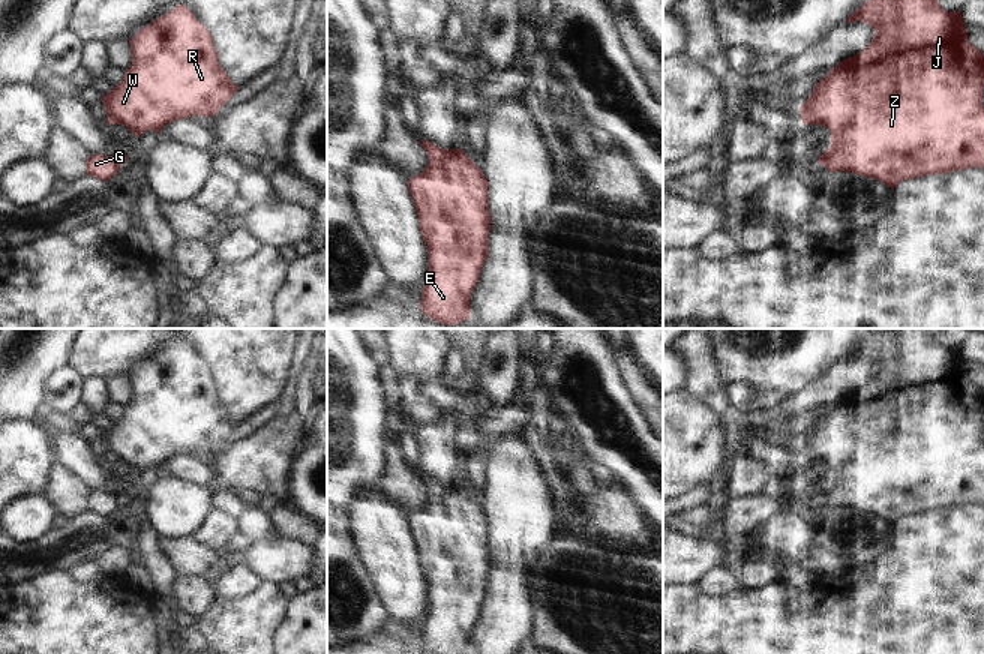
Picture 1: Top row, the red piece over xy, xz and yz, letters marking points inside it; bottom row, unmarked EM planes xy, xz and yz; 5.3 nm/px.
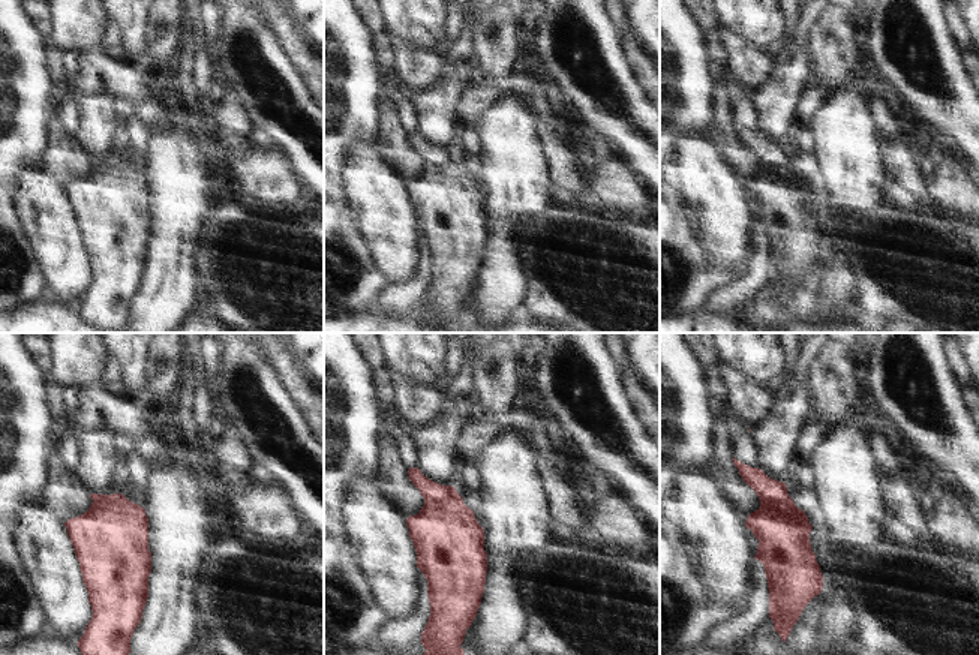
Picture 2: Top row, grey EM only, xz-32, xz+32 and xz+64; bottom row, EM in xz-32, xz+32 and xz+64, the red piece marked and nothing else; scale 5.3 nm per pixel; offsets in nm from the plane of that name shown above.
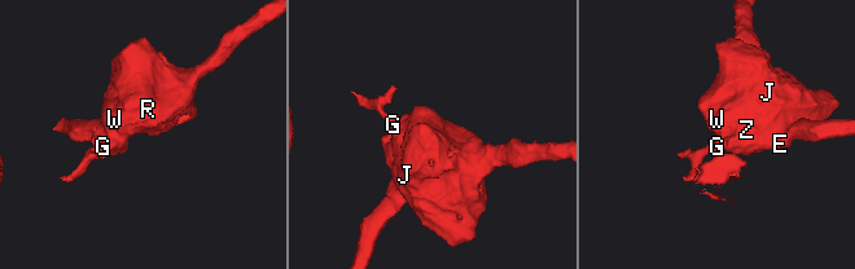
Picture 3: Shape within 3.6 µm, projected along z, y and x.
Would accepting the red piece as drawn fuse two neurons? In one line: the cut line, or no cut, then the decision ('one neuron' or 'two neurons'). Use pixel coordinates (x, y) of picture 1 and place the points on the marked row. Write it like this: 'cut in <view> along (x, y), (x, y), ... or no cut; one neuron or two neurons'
no cut; one neuron

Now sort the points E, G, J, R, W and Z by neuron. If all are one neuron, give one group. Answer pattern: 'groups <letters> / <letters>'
groups E G J R W Z

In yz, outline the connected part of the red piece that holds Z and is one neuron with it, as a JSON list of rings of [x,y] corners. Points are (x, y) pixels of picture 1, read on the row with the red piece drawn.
[[[867,0],[844,21],[866,22],[876,30],[870,45],[854,57],[840,62],[830,74],[816,84],[810,98],[800,106],[804,124],[820,124],[831,130],[831,146],[819,156],[819,165],[830,172],[848,171],[874,178],[894,189],[902,180],[920,178],[928,174],[946,174],[968,168],[984,168],[984,52],[975,48],[968,38],[966,22],[962,12],[948,12],[938,0]]]

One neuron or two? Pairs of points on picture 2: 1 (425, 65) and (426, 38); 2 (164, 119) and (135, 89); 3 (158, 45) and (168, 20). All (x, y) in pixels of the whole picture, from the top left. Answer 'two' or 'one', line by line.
1: two
2: one
3: one

